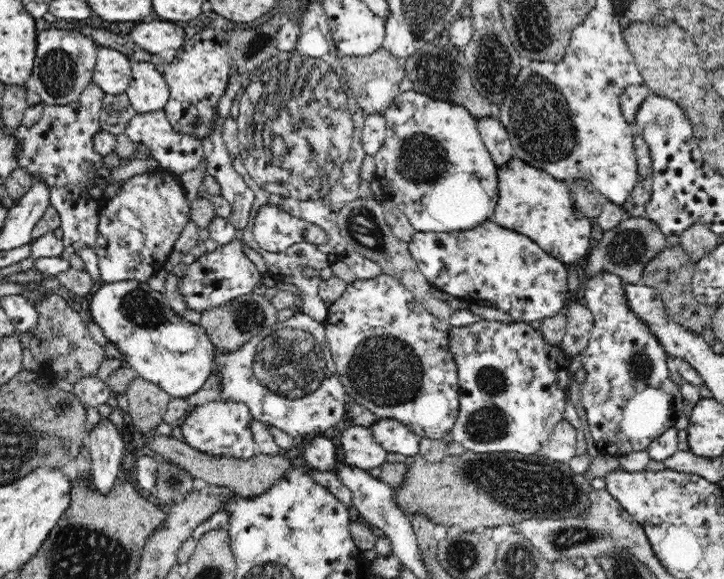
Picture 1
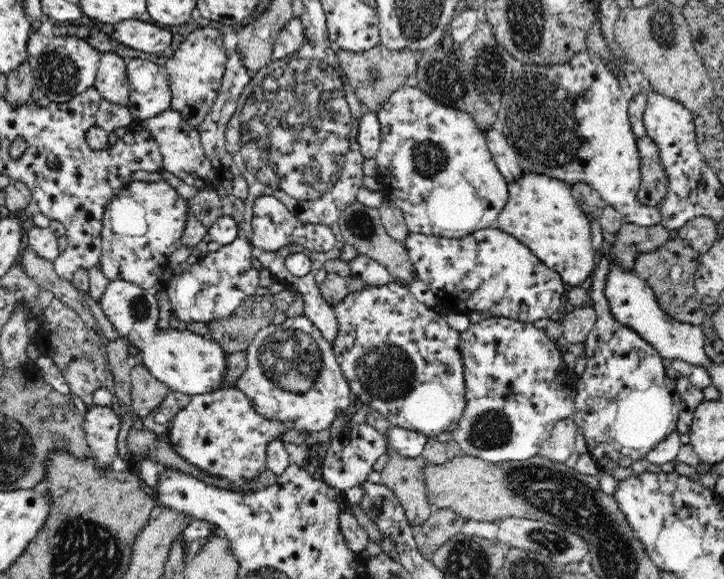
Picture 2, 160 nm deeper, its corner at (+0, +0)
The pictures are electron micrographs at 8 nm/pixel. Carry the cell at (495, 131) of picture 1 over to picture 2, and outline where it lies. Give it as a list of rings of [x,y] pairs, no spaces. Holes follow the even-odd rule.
[[[499,126],[487,130],[484,133],[489,151],[493,156],[493,161],[500,169],[504,178],[512,184],[512,182],[520,178],[524,173],[521,169],[516,151],[510,146],[508,139],[503,135],[503,131]]]

